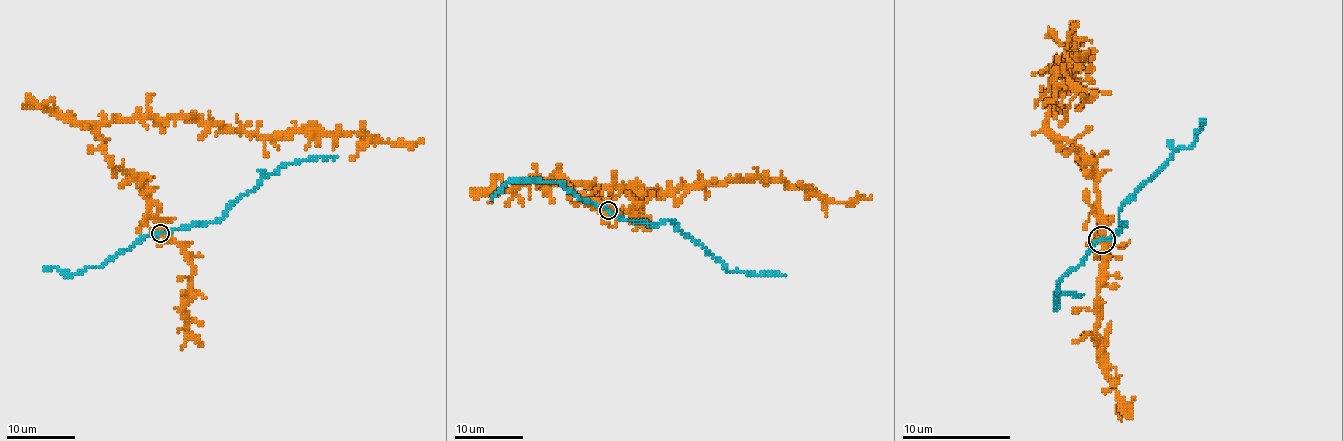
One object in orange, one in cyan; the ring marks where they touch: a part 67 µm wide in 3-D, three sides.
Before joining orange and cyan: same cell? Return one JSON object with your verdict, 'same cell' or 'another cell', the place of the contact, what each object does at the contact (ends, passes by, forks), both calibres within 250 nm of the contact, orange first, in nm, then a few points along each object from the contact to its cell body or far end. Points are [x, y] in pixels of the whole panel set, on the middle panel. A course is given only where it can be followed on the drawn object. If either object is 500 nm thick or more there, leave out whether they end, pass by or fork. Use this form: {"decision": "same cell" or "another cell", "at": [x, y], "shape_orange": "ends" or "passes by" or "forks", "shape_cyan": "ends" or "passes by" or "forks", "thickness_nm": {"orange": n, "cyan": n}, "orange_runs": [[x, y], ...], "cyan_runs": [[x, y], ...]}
{"decision": "same cell", "at": [608, 210], "shape_orange": "forks", "shape_cyan": "passes by", "thickness_nm": {"orange": 400, "cyan": 200}, "orange_runs": [[608, 208], [592, 207], [560, 176], [546, 179], [656, 193], [775, 179], [836, 202], [870, 196]], "cyan_runs": [[608, 210], [624, 219], [649, 224], [670, 221], [730, 271], [786, 276]]}

